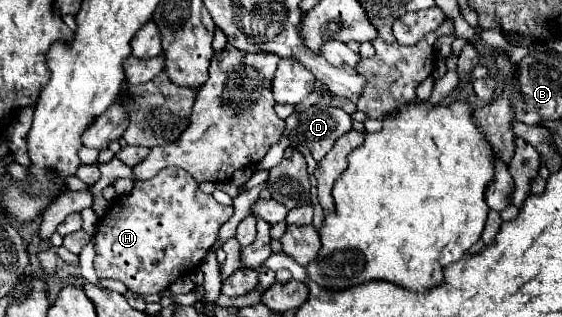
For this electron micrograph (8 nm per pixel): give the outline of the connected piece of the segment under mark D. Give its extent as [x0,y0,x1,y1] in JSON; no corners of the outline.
[279,99,351,161]

